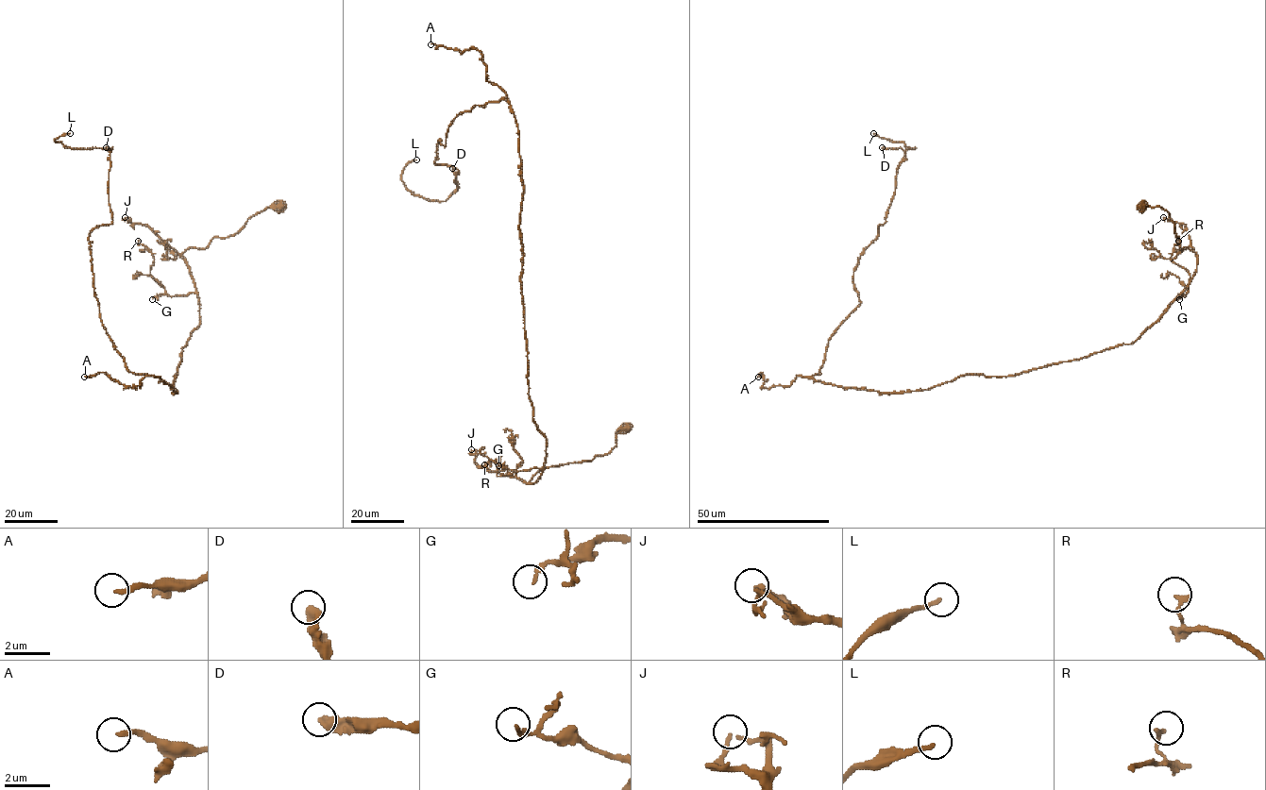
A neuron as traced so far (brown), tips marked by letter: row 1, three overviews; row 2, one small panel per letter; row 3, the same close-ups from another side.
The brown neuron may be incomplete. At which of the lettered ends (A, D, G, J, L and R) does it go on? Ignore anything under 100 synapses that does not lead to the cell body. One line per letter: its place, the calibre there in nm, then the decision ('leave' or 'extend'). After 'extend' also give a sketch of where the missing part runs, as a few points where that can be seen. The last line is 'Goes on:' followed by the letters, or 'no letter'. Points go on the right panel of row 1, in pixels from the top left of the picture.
A: (758, 377) | 200 nm | extend | (758, 377), (773, 375), (778, 379), (779, 393), (795, 405), (832, 407), (823, 397)
D: (882, 147) | 360 nm | leave
G: (1179, 299) | 140 nm | leave
J: (1163, 217) | 140 nm | leave
L: (873, 133) | 180 nm | leave
R: (1178, 241) | 190 nm | leave
Goes on: A

